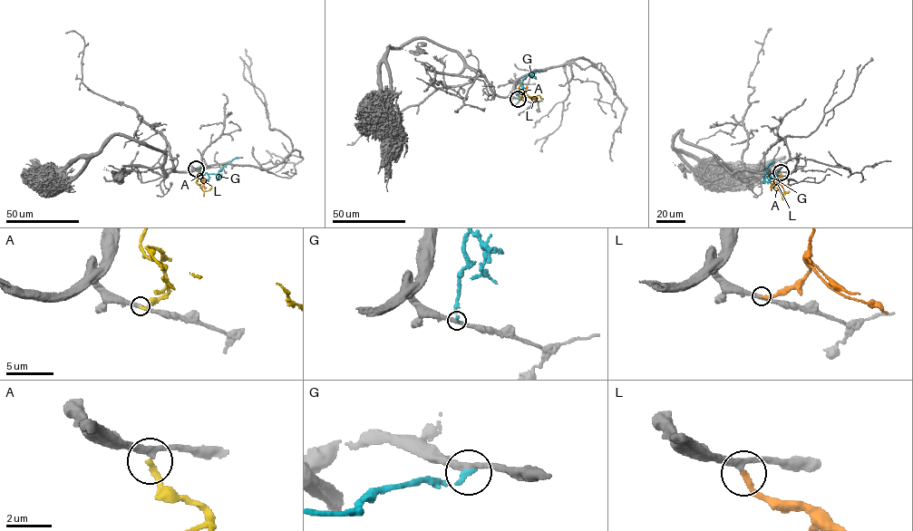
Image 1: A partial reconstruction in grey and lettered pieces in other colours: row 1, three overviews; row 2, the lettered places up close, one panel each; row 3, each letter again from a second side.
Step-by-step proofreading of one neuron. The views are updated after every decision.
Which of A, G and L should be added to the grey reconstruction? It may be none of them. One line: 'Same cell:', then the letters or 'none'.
Same cell: L

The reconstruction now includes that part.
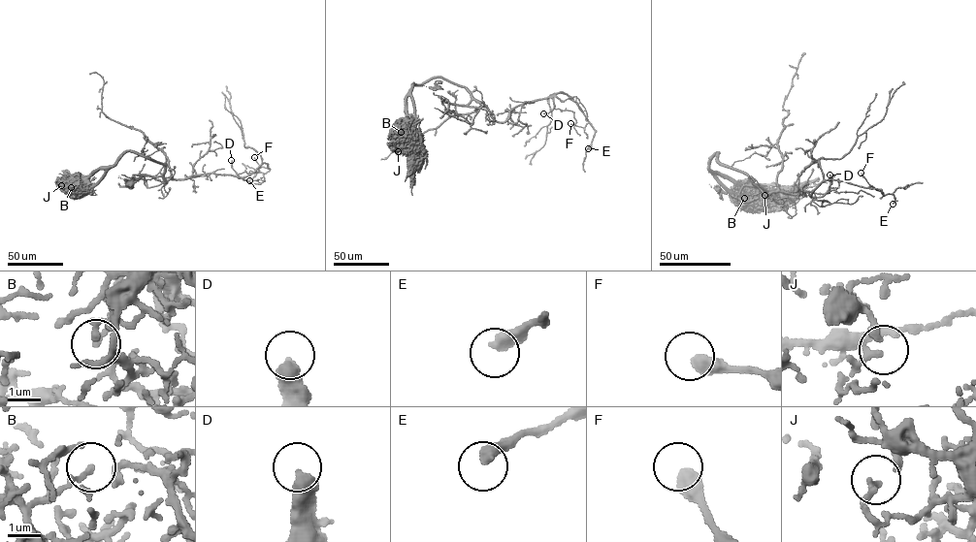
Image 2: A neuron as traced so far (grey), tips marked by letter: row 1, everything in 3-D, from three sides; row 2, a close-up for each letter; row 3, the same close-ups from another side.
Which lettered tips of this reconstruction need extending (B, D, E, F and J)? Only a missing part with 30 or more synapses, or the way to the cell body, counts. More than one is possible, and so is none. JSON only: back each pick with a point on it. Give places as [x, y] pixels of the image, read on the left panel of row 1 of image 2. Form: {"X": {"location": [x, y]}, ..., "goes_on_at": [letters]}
{"goes_on_at": []}

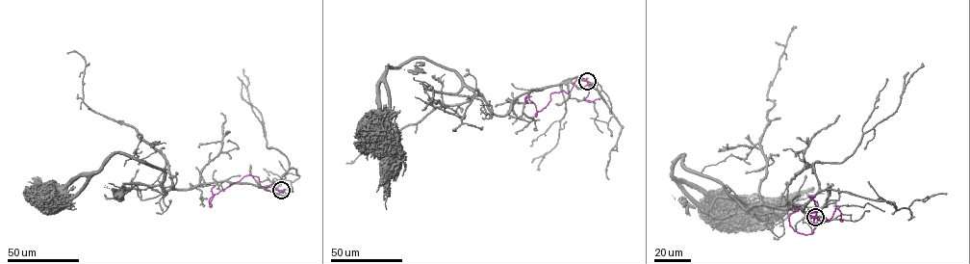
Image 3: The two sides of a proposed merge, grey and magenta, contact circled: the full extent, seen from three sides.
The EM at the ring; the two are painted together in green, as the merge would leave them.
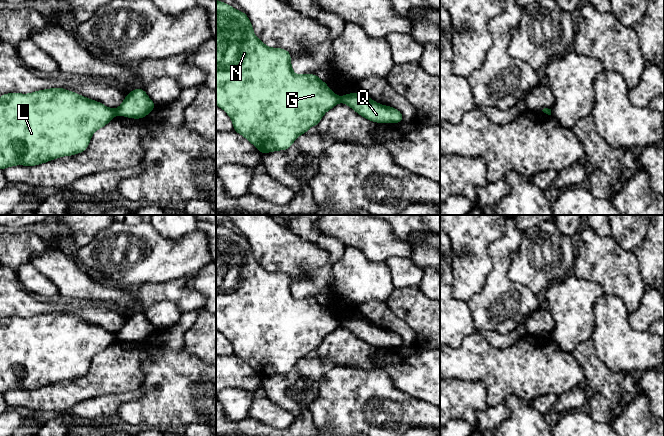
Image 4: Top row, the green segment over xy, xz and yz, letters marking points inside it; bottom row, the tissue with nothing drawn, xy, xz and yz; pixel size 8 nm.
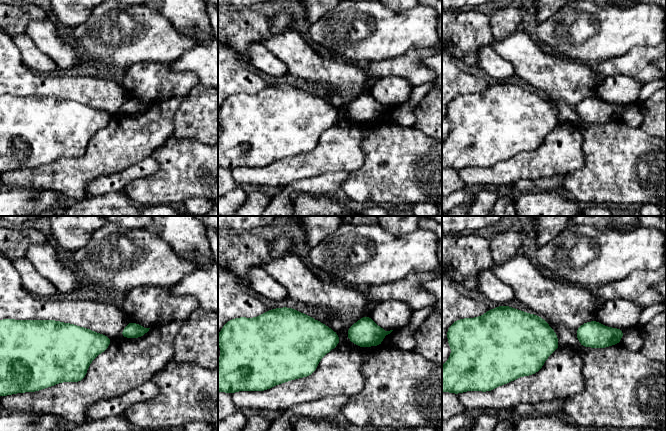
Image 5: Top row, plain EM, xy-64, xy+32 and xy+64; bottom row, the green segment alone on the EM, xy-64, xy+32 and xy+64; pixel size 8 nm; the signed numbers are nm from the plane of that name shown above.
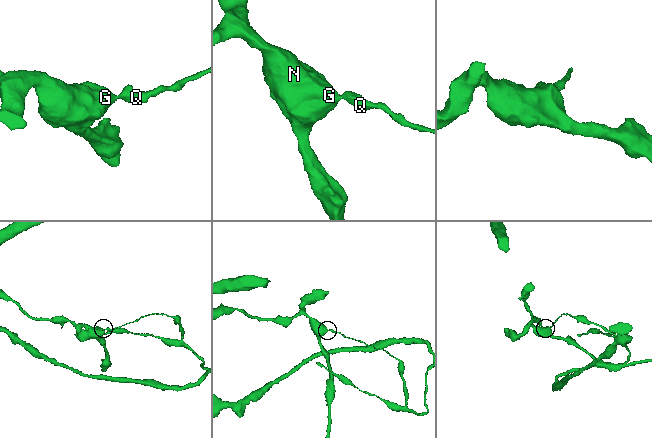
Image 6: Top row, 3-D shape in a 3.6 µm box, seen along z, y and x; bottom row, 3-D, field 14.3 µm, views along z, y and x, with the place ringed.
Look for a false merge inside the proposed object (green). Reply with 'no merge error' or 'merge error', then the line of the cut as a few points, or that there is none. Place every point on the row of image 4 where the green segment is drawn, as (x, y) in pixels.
merge error; cut xy (114, 110), (116, 114)

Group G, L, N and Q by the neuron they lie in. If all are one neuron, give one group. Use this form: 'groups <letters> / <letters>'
groups G L N / Q

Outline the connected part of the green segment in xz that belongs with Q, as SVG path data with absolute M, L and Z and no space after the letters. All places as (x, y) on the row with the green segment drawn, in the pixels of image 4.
M361 93L343 95L340 102L350 106L362 117L376 123L401 123L403 114L396 108L381 105Z

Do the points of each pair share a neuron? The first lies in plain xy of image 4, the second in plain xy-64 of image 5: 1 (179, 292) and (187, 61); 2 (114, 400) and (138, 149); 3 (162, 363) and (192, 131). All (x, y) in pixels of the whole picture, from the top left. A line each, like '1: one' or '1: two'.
1: two
2: two
3: two

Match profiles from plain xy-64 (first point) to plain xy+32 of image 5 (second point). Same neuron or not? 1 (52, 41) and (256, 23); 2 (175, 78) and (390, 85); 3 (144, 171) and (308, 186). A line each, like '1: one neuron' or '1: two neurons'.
1: two neurons
2: two neurons
3: one neuron

